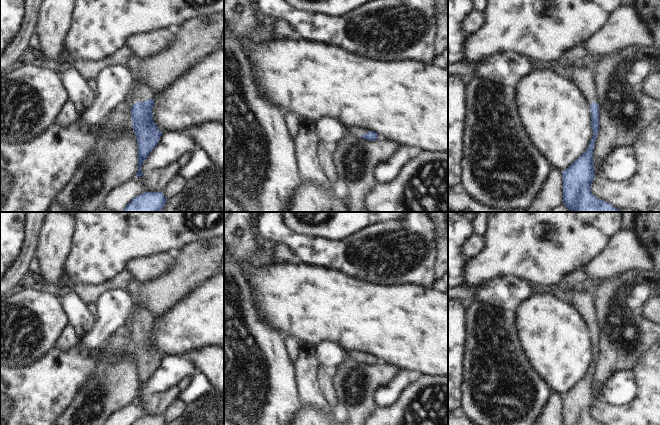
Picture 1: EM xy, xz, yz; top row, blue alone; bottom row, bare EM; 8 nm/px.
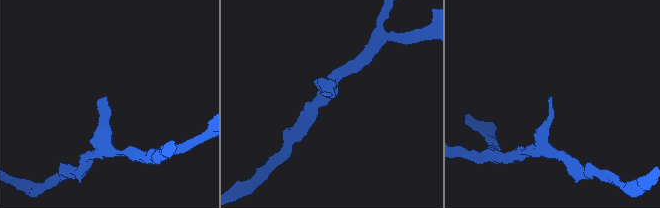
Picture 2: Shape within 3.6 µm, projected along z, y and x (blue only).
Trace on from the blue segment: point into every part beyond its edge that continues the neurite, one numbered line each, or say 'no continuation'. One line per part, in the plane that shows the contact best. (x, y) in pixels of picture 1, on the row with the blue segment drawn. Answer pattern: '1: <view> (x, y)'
1: xy (140, 92)

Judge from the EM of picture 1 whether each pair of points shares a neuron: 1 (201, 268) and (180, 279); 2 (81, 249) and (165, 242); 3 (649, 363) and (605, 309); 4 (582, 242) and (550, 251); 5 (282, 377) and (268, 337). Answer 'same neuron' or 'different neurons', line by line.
1: same neuron
2: same neuron
3: different neurons
4: same neuron
5: same neuron

